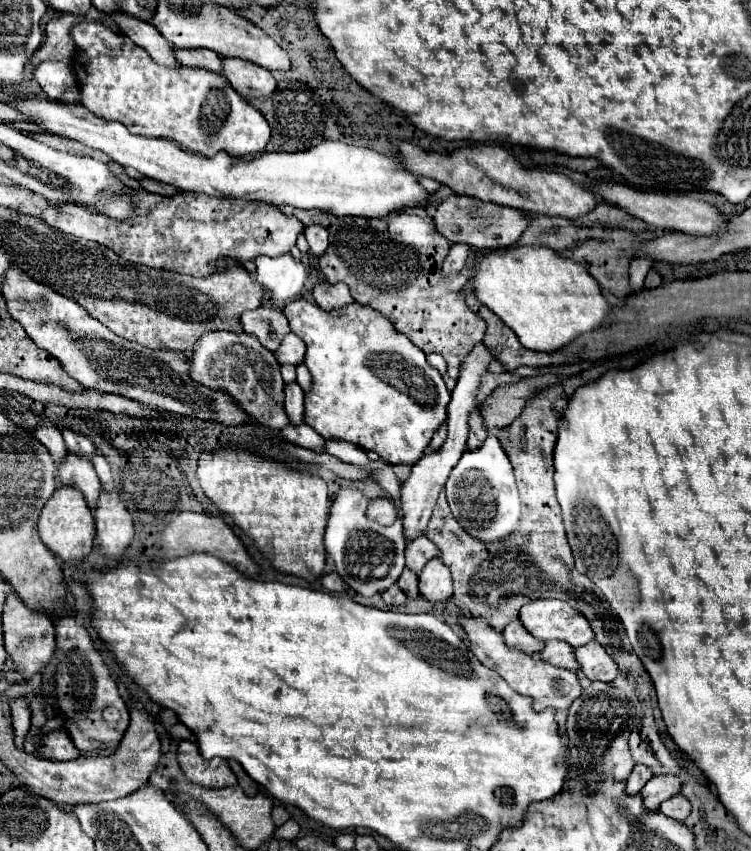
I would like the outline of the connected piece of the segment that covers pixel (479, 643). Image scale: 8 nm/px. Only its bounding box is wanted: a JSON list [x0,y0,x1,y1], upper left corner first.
[459,618,583,712]

